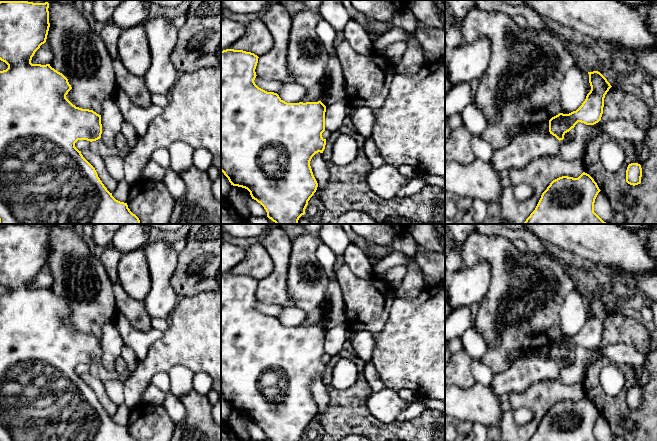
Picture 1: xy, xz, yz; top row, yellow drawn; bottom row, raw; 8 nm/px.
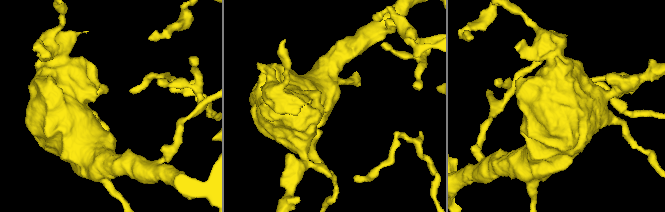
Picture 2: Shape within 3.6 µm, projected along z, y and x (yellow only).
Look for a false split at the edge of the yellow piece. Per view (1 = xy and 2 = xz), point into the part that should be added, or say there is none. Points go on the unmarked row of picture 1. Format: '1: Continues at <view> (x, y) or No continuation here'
1: No continuation here
2: No continuation here

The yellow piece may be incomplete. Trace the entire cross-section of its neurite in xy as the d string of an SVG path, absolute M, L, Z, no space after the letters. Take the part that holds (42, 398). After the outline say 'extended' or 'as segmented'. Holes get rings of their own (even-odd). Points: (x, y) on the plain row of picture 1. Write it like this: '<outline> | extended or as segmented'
M0 225L0 284L5 286L8 289L6 294L0 295L0 441L137 441L133 438L128 432L127 427L120 426L116 424L112 417L110 417L107 412L104 410L95 392L83 381L81 375L75 371L75 367L78 364L87 364L87 365L96 365L101 362L102 358L102 348L101 348L101 339L97 338L93 334L82 333L73 329L67 322L66 319L72 313L71 309L68 306L68 303L60 296L55 294L50 290L50 288L41 289L41 288L32 288L31 284L35 276L40 272L42 268L46 266L50 247L49 247L49 227L33 227L28 225Z | as segmented

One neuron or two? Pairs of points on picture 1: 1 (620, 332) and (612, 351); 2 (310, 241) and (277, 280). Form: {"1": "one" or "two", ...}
{"1": "two", "2": "two"}

